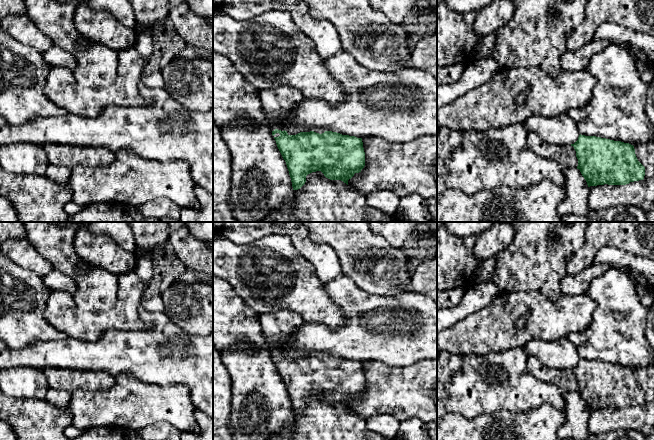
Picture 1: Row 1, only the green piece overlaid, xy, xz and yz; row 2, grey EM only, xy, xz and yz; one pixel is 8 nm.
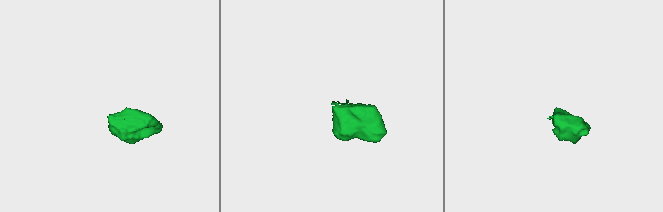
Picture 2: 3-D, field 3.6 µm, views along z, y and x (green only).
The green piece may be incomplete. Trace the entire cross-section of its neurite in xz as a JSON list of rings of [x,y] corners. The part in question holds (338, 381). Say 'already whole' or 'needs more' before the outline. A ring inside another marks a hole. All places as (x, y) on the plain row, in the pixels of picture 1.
needs more | [[[279,349],[273,350],[272,359],[286,386],[293,414],[300,413],[306,406],[306,400],[316,395],[321,395],[330,404],[341,404],[348,409],[348,404],[365,390],[362,362],[323,353],[289,359]]]

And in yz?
needs more | [[[528,355],[527,369],[535,378],[557,386],[564,393],[579,393],[588,411],[604,408],[626,409],[643,404],[645,400],[645,391],[638,385],[634,370],[629,367],[580,358],[574,368],[556,370],[544,366],[537,357]]]

